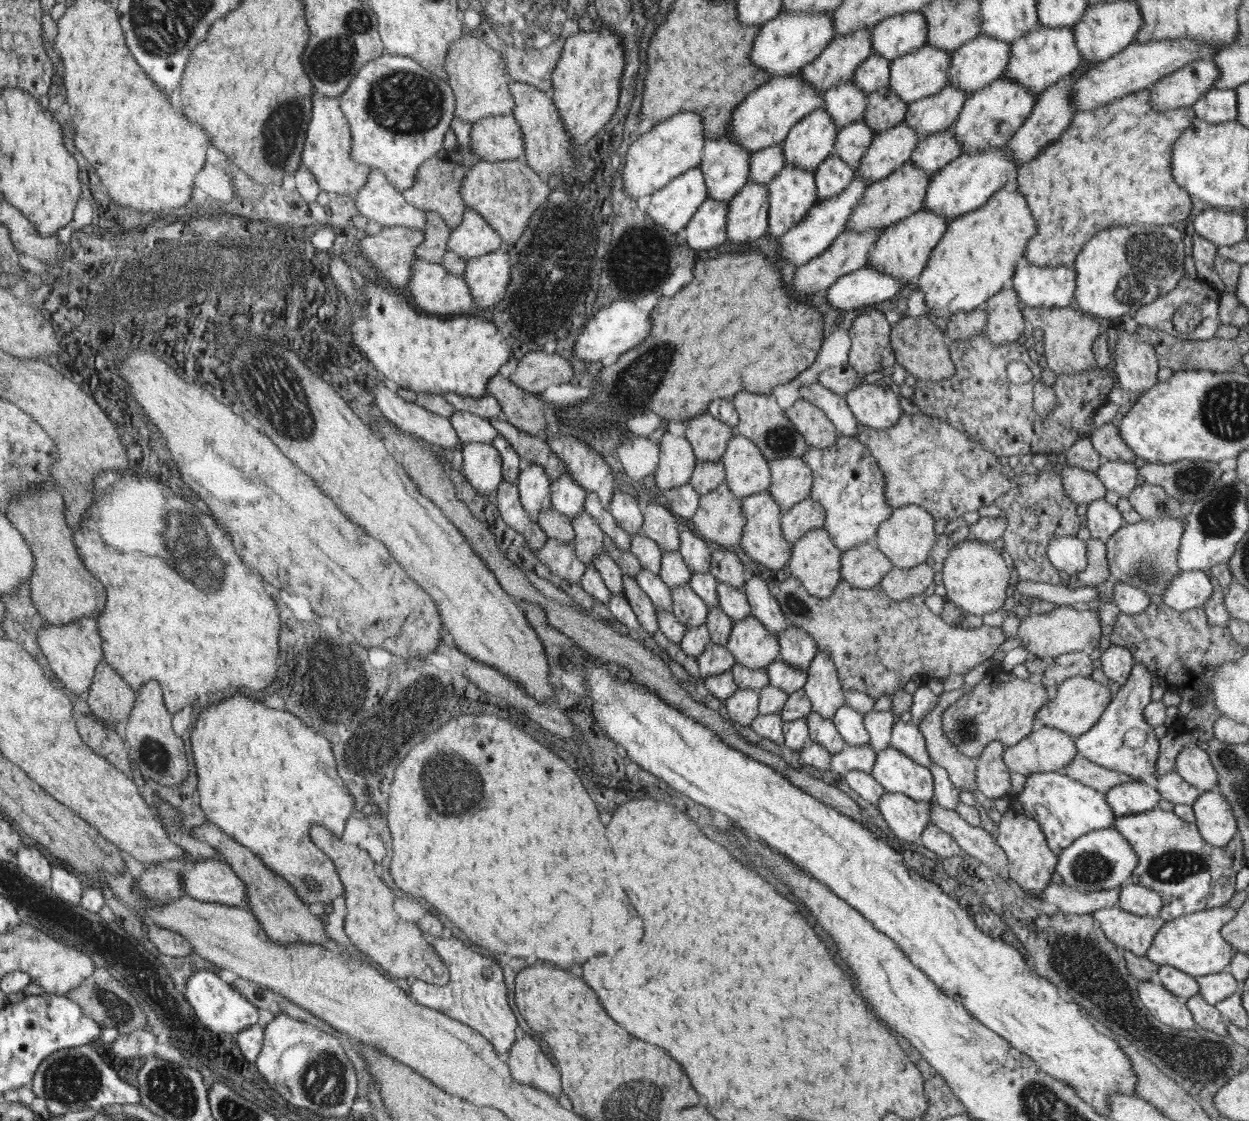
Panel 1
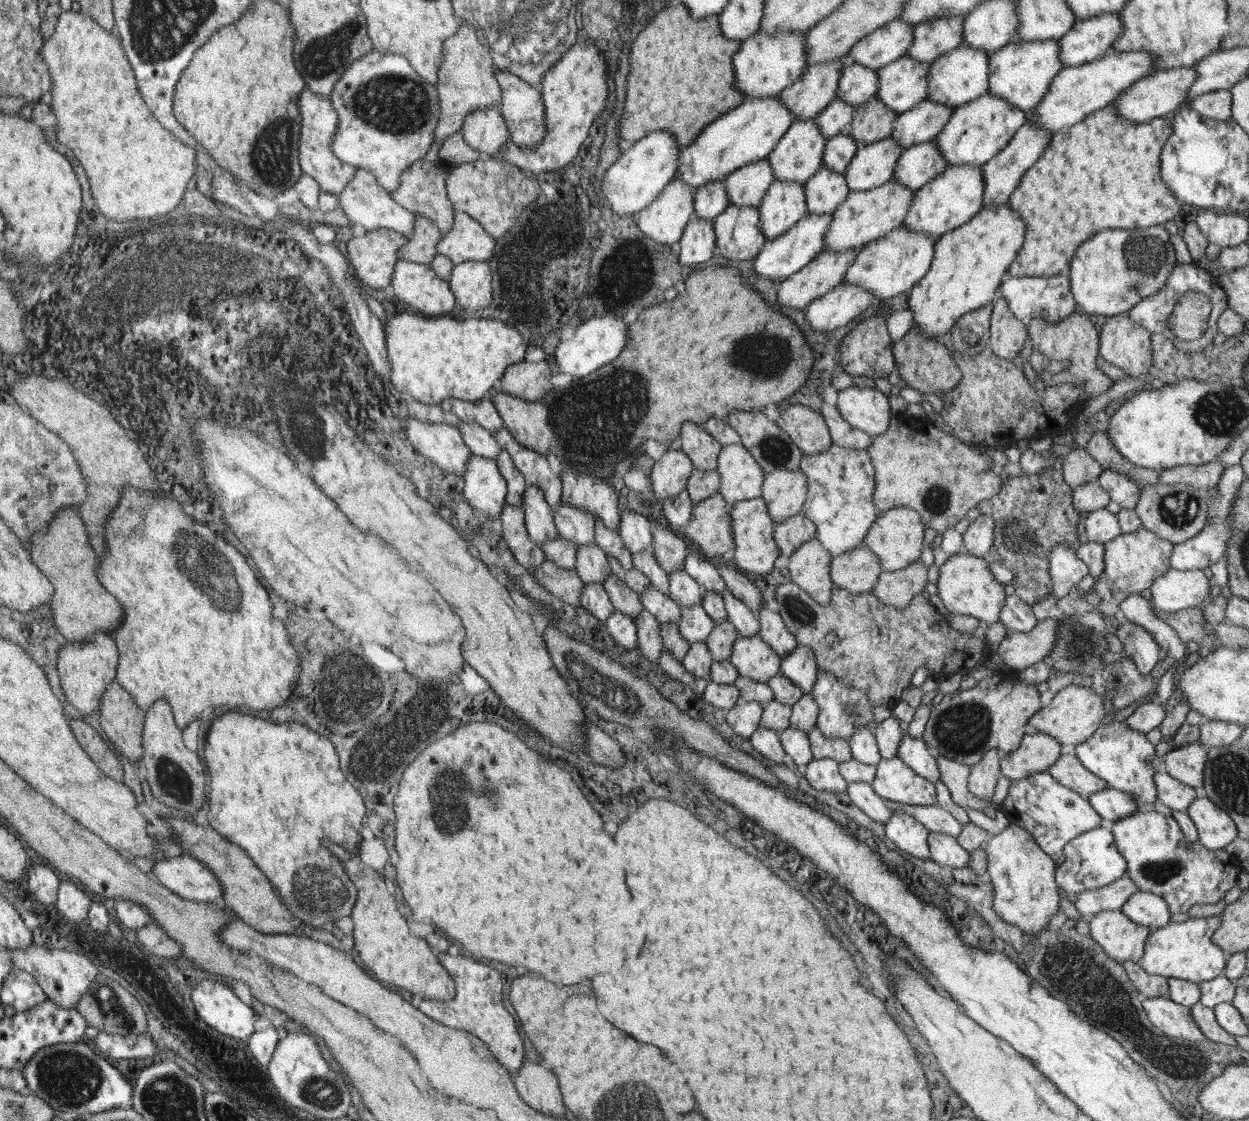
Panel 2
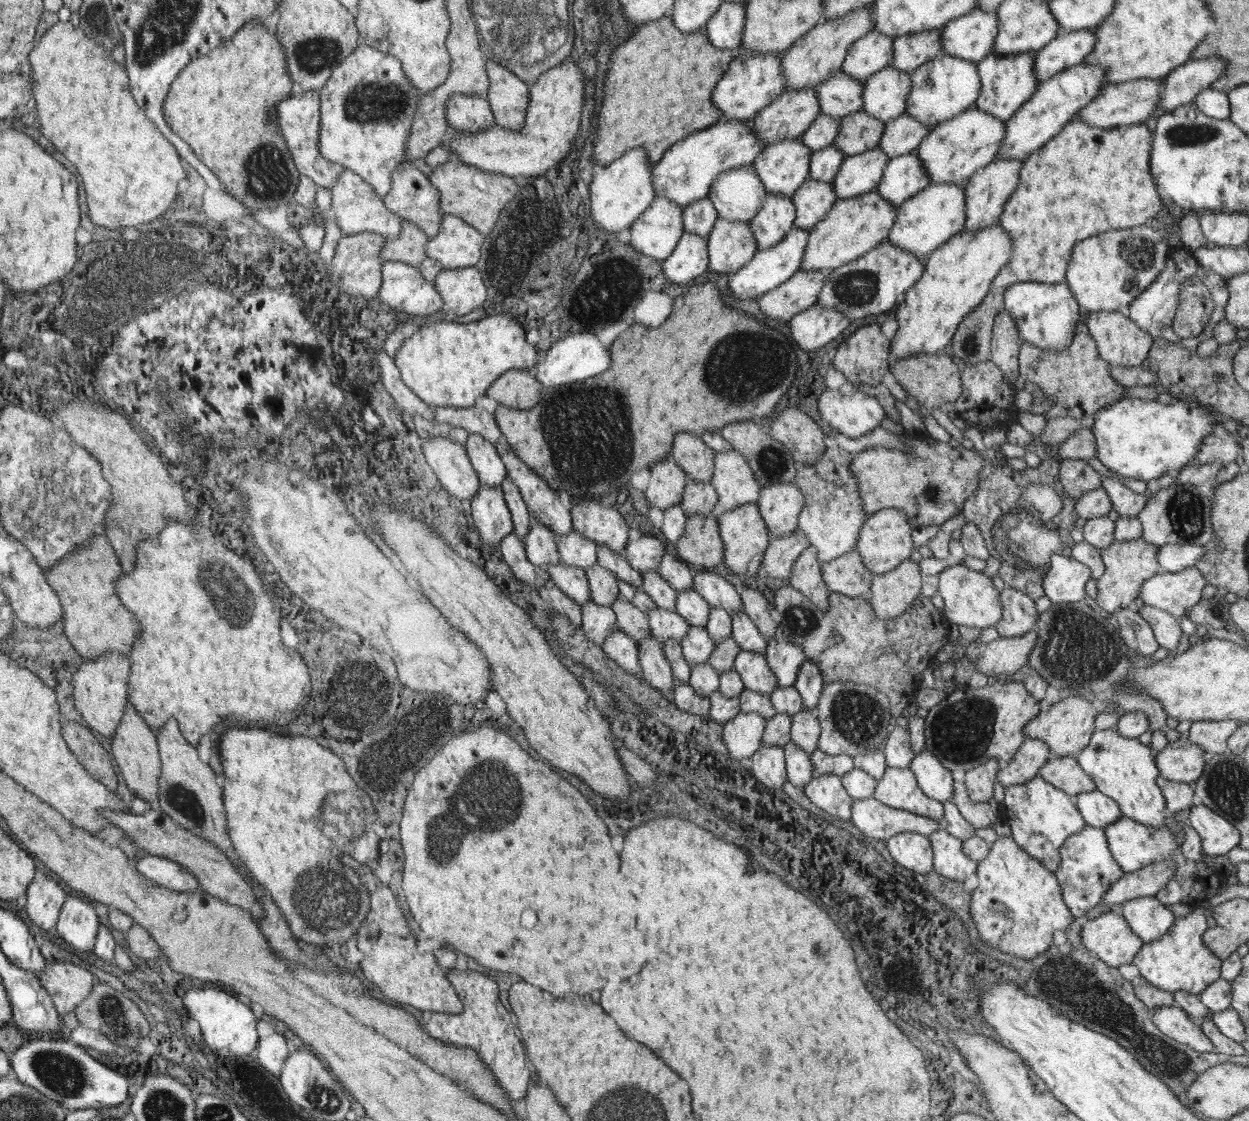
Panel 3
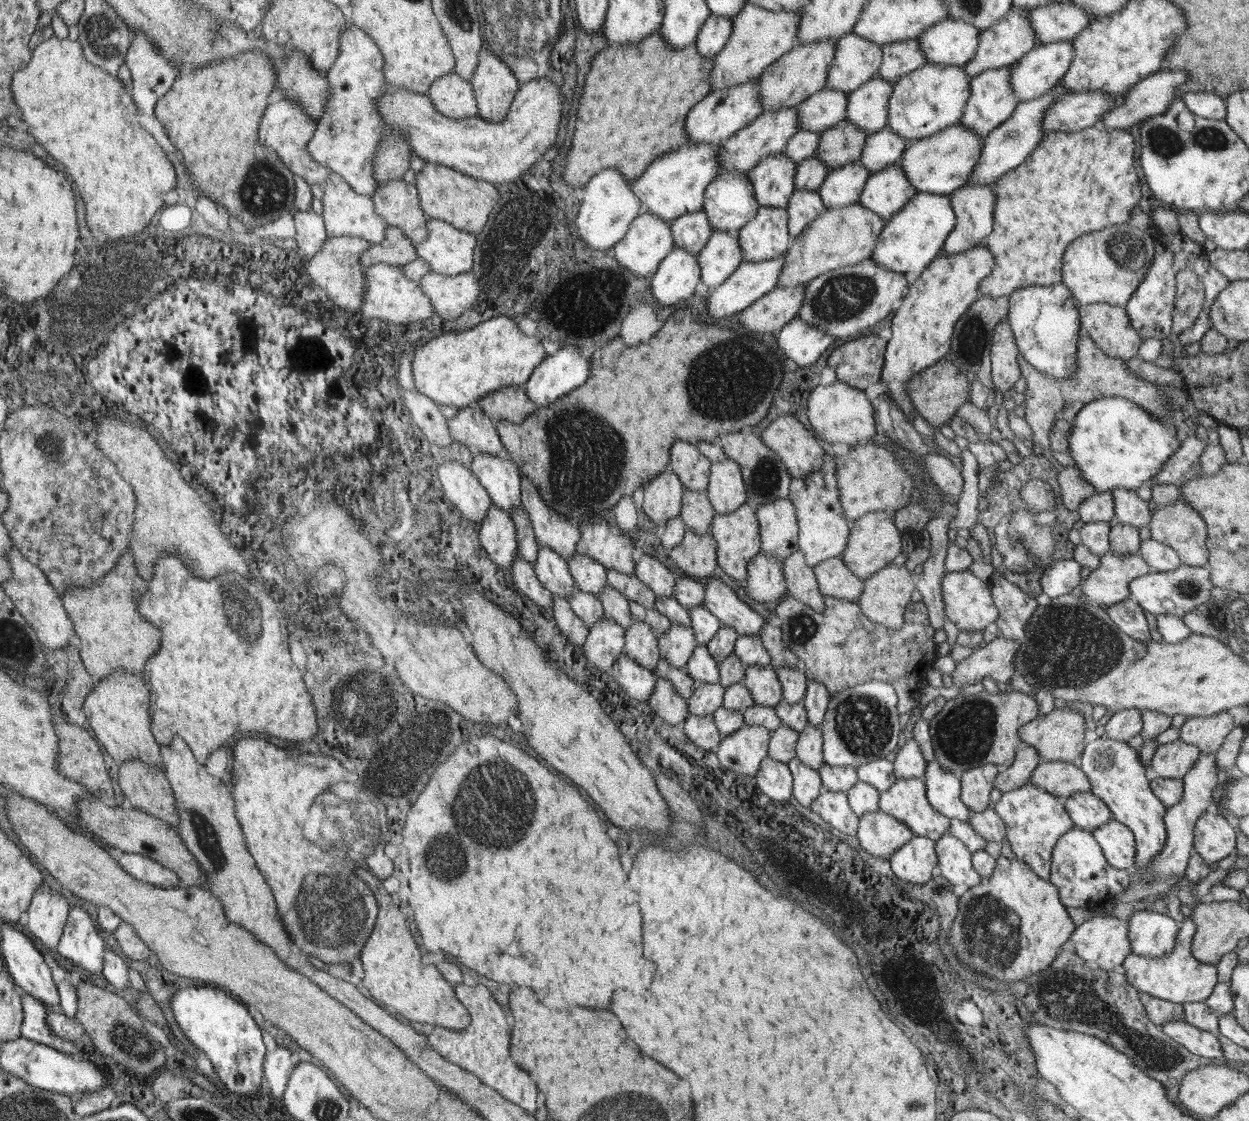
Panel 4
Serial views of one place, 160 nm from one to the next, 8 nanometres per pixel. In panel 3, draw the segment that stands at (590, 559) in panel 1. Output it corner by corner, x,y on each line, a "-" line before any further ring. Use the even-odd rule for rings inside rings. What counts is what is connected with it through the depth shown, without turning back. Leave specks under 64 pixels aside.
597,563
585,570
591,598
596,604
612,606
620,598
620,590
615,574

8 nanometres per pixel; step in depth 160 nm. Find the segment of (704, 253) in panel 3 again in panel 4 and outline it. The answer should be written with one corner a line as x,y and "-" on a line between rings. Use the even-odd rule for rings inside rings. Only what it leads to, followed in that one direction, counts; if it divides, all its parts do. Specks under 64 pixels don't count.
675,247
649,278
652,294
662,306
674,306
688,300
700,280
698,256
680,247

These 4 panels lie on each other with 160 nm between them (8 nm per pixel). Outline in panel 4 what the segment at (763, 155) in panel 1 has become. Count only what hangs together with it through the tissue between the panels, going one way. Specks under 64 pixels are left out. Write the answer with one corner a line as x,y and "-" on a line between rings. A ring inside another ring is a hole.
722,171
704,194
703,210
714,231
736,233
756,216
759,207
746,173

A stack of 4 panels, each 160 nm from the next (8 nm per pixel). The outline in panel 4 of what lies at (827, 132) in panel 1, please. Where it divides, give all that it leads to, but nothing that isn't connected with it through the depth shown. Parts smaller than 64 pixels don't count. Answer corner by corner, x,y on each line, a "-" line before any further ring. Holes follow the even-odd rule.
784,153
765,156
747,172
754,198
762,207
785,209
794,192
797,164

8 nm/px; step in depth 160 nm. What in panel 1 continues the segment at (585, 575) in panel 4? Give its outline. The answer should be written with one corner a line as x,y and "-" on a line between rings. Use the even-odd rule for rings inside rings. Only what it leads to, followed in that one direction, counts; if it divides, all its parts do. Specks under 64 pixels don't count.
566,468
550,485
551,506
571,520
584,509
587,492
582,488

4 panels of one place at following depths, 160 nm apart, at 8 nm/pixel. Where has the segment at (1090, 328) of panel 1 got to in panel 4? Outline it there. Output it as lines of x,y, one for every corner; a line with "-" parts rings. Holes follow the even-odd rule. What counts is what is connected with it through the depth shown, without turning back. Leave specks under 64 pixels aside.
1087,335
1080,336
1076,354
1077,369
1067,379
1055,379
1034,368
1021,354
1018,357
1021,376
1026,378
1027,384
1026,404
1023,410
1025,411
1024,420
1032,434
1029,438
1031,446
1036,445
1042,448
1051,446
1051,428
1057,420
1072,423
1083,406
1102,397
1122,397
1131,400
1168,425
1169,410
1161,401
1159,385
1152,384
1130,372
1126,361
1110,358

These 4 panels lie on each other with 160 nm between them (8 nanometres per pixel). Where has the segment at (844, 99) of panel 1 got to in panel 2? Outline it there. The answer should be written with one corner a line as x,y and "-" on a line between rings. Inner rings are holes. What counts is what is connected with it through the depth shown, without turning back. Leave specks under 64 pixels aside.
833,99
824,111
819,115
815,122
820,128
820,132
827,138
836,135
849,134
850,123
855,109
851,104
839,99

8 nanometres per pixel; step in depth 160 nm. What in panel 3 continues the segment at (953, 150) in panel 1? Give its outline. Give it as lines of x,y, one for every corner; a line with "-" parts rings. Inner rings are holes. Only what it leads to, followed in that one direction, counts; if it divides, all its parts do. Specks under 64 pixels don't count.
914,151
889,159
882,180
873,191
898,208
908,198
931,185
928,177
924,163

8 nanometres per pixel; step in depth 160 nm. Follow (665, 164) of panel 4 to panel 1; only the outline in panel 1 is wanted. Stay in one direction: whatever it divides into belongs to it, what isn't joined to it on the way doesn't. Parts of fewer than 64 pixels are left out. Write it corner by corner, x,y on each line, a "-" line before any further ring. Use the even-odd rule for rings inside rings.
799,74
771,78
767,84
754,90
736,107
726,135
731,139
735,136
736,143
746,147
749,153
758,152
763,148
782,143
792,127
814,110
823,108
824,102
823,94
816,88
808,86

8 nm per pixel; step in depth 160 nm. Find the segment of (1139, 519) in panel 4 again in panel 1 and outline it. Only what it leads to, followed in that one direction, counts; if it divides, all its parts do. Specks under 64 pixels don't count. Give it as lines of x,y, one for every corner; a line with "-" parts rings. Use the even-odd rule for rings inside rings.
1103,461
1096,473
1107,490
1115,490
1120,497
1127,498
1138,484
1136,481
1138,470
1131,462

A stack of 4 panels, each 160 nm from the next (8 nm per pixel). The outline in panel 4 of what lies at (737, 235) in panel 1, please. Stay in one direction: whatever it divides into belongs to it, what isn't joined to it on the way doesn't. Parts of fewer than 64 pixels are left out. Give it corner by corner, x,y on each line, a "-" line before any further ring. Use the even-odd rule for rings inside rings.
713,231
706,246
698,254
701,279
710,289
720,286
743,261
736,233

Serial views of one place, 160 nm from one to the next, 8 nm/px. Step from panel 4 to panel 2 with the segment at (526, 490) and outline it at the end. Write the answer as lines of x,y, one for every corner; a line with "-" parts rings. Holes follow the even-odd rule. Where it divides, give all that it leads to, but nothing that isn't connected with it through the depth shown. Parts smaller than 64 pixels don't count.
506,428
495,432
499,445
508,451
516,468
523,474
527,485
537,486
544,491
546,502
555,510
562,500
563,484
561,475
550,469
546,455
525,447

